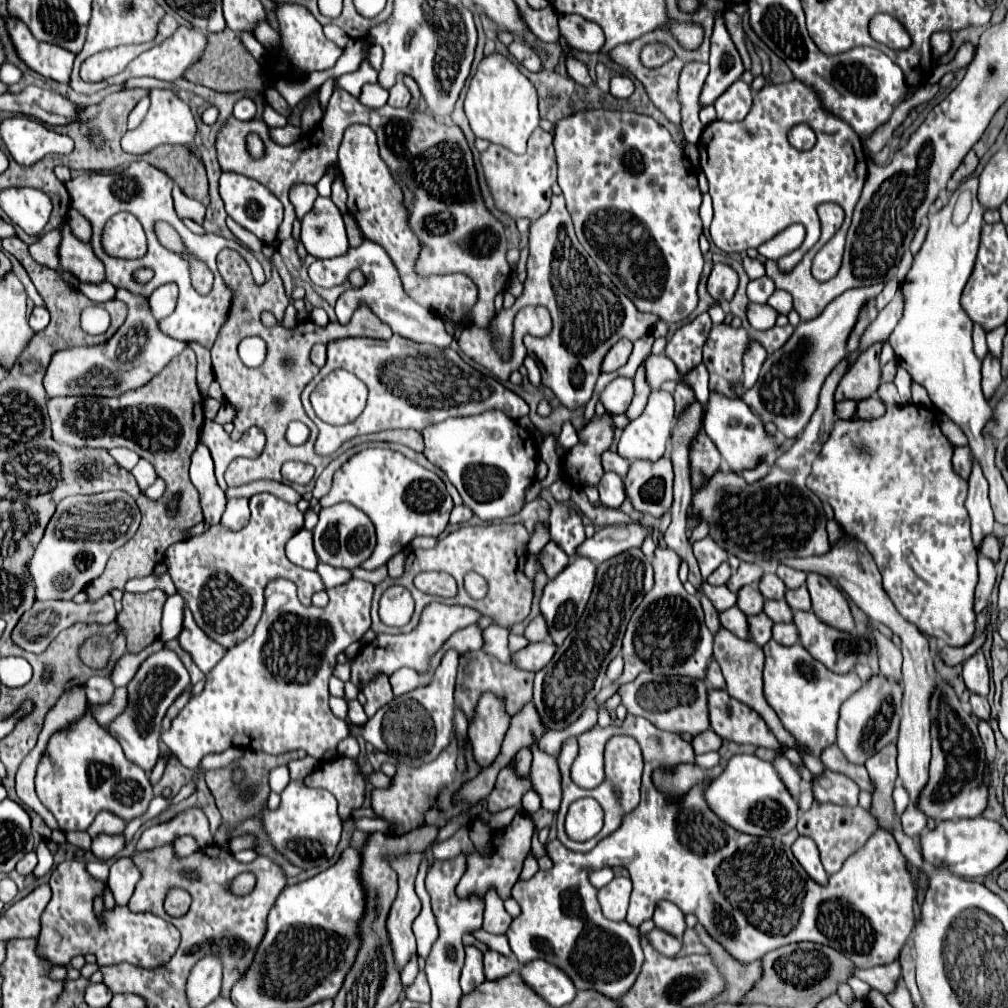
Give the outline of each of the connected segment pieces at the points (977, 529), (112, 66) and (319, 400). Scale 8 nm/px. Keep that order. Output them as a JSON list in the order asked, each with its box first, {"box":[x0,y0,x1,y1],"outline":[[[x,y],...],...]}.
[{"box":[965,462,995,550],"outline":[[[977,462],[973,464],[973,472],[969,476],[969,496],[967,496],[965,506],[971,518],[973,542],[975,542],[975,548],[979,550],[979,546],[983,544],[983,538],[993,532],[995,518],[993,518],[993,510],[987,498],[987,480]]]},{"box":[81,44,147,82],"outline":[[[129,44],[129,46],[119,46],[111,50],[103,50],[99,54],[93,54],[87,58],[81,66],[81,78],[87,82],[101,82],[105,78],[111,78],[119,72],[125,70],[125,66],[135,60],[147,44]]]},{"box":[311,370,367,426],"outline":[[[347,370],[331,372],[311,394],[315,414],[333,426],[353,422],[365,406],[367,386]]]}]

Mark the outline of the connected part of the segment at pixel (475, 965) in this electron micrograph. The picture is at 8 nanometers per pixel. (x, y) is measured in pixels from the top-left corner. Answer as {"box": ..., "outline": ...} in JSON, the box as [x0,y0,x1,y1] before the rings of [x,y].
{"box":[461,946,485,994],"outline":[[[467,946],[467,958],[465,966],[461,972],[461,990],[463,994],[471,994],[475,986],[481,986],[485,976],[483,976],[483,954],[475,946]]]}

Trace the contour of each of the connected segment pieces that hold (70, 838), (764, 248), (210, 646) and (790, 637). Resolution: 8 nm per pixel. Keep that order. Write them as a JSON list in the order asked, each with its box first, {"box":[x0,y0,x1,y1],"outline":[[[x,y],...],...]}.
[{"box":[67,832,91,850],"outline":[[[67,832],[67,842],[79,846],[79,848],[85,848],[89,850],[91,846],[91,836],[87,832]]]},{"box":[757,224,805,260],"outline":[[[793,224],[783,232],[779,232],[777,236],[773,236],[771,240],[767,240],[765,244],[761,244],[757,250],[761,256],[769,260],[779,260],[781,256],[787,256],[793,250],[797,250],[803,244],[803,240],[805,240],[803,224]]]},{"box":[179,608,225,674],"outline":[[[185,608],[185,622],[183,622],[183,632],[179,634],[179,642],[205,674],[225,656],[225,648],[219,646],[215,640],[207,638],[207,634],[203,634],[199,626],[195,626],[193,614],[187,608]]]},{"box":[773,624,799,646],"outline":[[[775,624],[773,626],[773,640],[783,646],[791,646],[791,644],[799,642],[797,628],[793,624]]]}]

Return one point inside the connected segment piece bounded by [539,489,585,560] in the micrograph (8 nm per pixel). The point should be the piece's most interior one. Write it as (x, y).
(566, 529)

